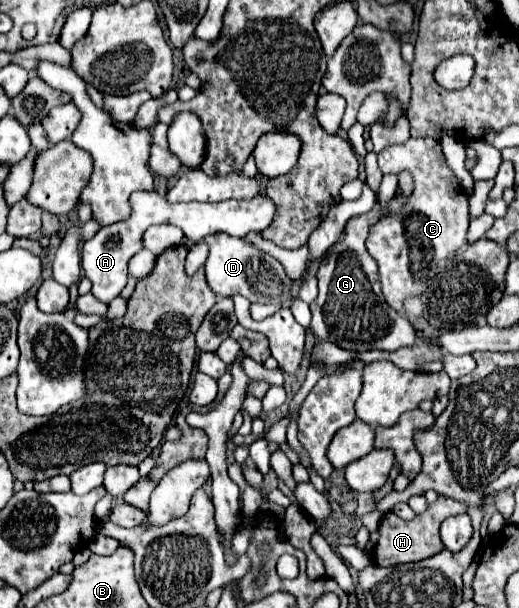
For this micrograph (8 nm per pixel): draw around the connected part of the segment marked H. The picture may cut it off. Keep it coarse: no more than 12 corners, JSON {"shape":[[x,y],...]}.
{"shape":[[438,495],[412,521],[386,513],[372,551],[378,567],[416,563],[442,551],[440,523],[464,513]]}

